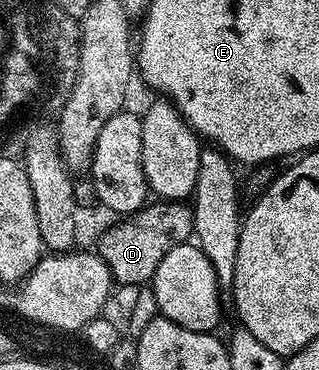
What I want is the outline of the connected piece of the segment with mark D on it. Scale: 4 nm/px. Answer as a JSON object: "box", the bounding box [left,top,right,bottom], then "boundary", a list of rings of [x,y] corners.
{"box":[97,200,195,287],"boundary":[[[156,200],[136,213],[124,216],[116,225],[111,225],[99,237],[97,252],[107,264],[112,282],[143,287],[157,271],[157,263],[165,259],[173,247],[190,242],[195,224],[190,204],[181,201]]]}

